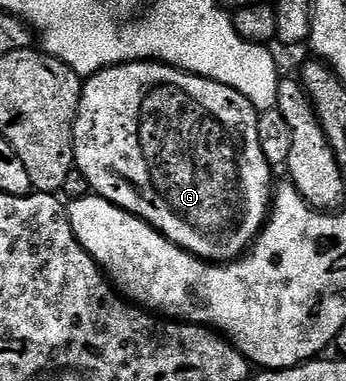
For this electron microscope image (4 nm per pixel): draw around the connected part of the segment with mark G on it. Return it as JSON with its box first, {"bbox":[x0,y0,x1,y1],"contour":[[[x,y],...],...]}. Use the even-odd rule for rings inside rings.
{"bbox":[73,61,274,263],"contour":[[[147,61],[147,62],[122,62],[120,66],[109,66],[106,70],[100,70],[98,74],[92,74],[89,78],[84,79],[81,87],[81,103],[77,109],[77,119],[73,125],[73,161],[75,168],[83,174],[89,181],[90,191],[98,198],[105,198],[111,204],[115,204],[121,210],[125,210],[128,214],[141,218],[147,224],[151,224],[160,234],[167,240],[174,242],[179,248],[183,248],[187,252],[191,252],[196,258],[203,258],[206,262],[223,263],[234,258],[242,257],[250,249],[252,243],[257,241],[257,236],[264,226],[266,218],[269,216],[269,208],[271,205],[271,187],[274,185],[273,174],[274,167],[269,165],[267,156],[263,156],[263,148],[259,148],[259,132],[257,131],[257,116],[259,111],[251,104],[251,100],[247,100],[247,96],[243,96],[235,88],[231,88],[227,84],[219,84],[210,78],[201,78],[197,74],[187,74],[184,70],[178,70],[175,66],[167,66],[163,62]]]}

